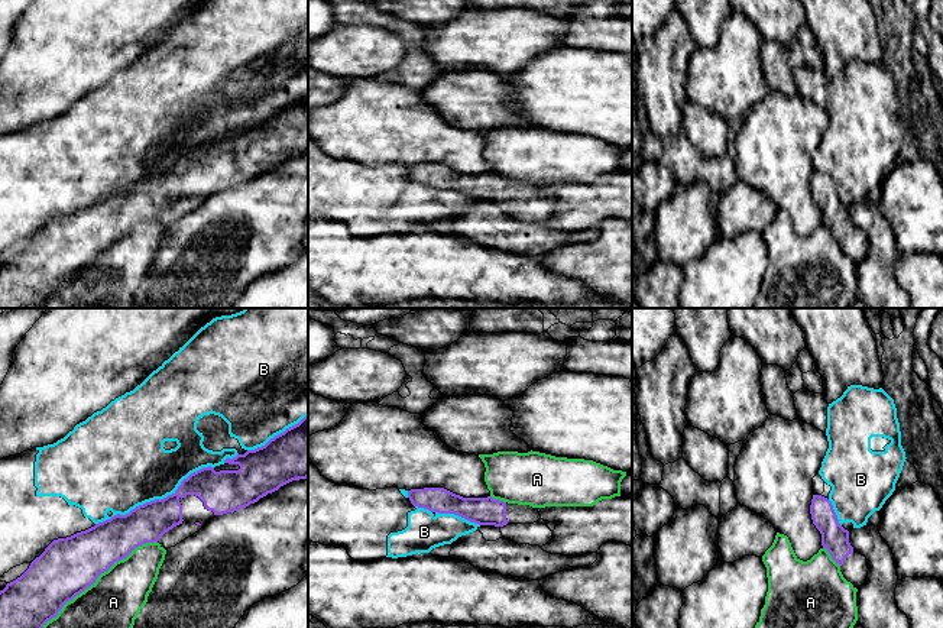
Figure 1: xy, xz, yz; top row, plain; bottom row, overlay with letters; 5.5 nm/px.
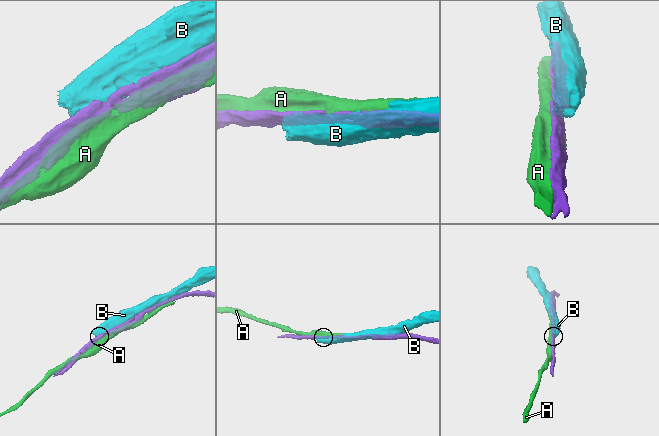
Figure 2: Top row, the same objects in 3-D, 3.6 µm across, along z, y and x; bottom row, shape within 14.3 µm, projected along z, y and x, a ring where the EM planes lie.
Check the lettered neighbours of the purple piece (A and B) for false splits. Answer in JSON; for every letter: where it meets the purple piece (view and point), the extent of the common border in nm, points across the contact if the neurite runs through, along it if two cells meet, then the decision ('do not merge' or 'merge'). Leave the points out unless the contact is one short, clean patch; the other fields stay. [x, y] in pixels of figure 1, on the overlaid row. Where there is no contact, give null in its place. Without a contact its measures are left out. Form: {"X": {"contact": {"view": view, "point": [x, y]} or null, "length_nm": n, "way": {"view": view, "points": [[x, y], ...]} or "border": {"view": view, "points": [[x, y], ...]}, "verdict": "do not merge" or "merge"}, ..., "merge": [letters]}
{"A": {"contact": {"view": "xy", "point": [97, 576]}, "length_nm": 800, "verdict": "do not merge"}, "B": {"contact": {"view": "xy", "point": [155, 499]}, "length_nm": 750, "verdict": "do not merge"}, "merge": []}

